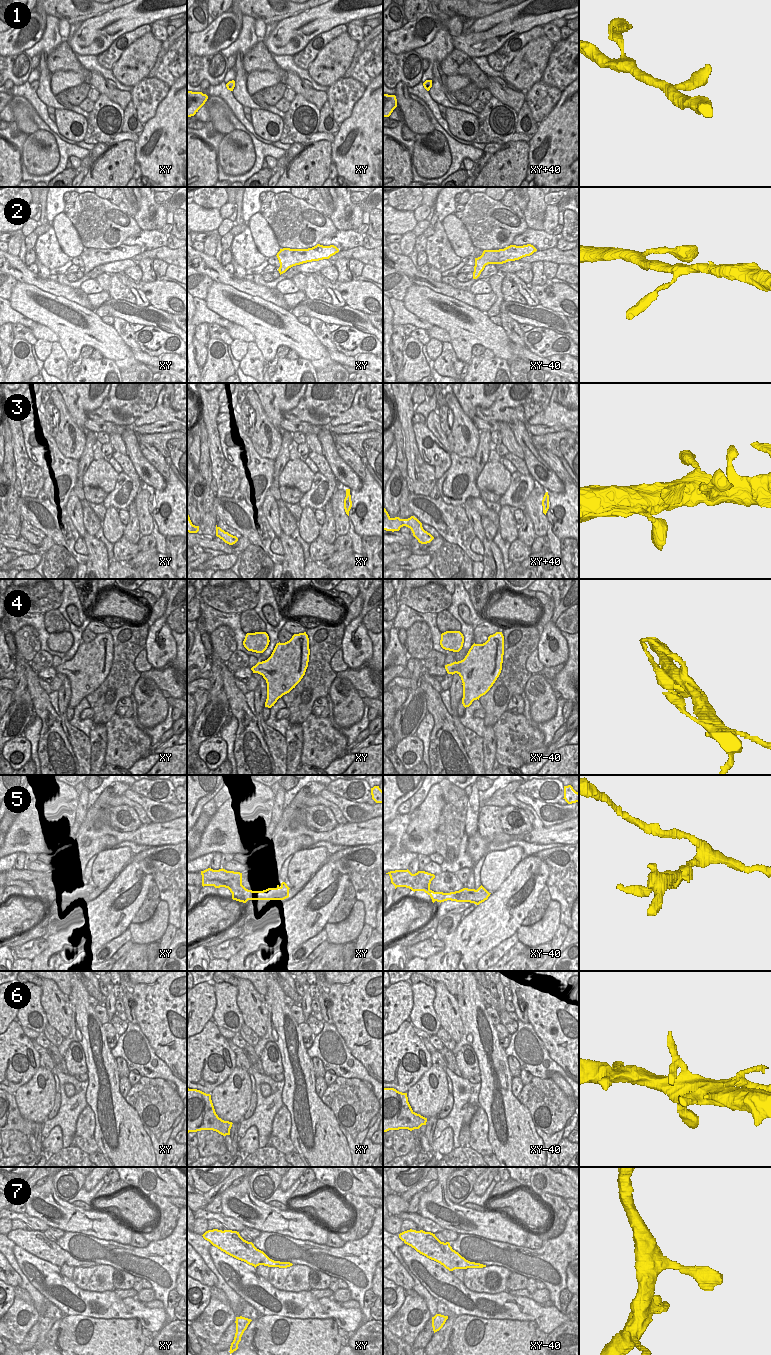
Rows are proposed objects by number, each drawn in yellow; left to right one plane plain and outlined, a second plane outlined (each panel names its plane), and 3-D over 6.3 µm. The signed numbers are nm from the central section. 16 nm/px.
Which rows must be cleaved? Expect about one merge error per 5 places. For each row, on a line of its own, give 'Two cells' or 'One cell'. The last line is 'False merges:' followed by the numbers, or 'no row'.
1: One cell
2: One cell
3: One cell
4: One cell
5: Two cells
6: One cell
7: One cell
False merges: 5

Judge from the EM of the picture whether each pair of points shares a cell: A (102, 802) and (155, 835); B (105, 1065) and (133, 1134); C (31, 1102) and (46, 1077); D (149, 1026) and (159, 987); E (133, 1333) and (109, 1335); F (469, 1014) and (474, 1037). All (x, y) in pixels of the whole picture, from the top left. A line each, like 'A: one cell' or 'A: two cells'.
A: one cell
B: one cell
C: one cell
D: one cell
E: one cell
F: one cell

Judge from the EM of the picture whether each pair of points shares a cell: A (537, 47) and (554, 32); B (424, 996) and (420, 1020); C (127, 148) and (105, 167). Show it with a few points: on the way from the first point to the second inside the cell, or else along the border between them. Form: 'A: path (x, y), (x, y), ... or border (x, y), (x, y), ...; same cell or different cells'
A: border (545, 34), (554, 43); different cells
B: path (423, 1002), (423, 1014); same cell
C: path (122, 152), (110, 163); same cell

